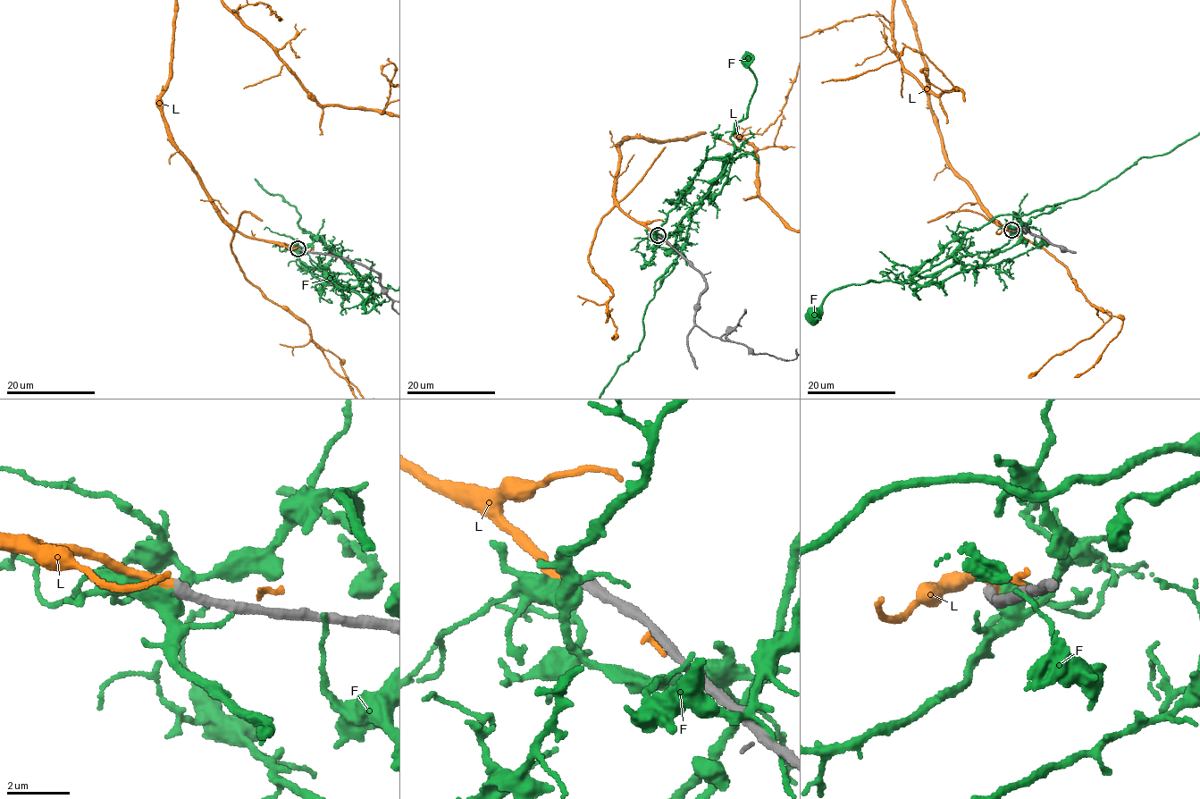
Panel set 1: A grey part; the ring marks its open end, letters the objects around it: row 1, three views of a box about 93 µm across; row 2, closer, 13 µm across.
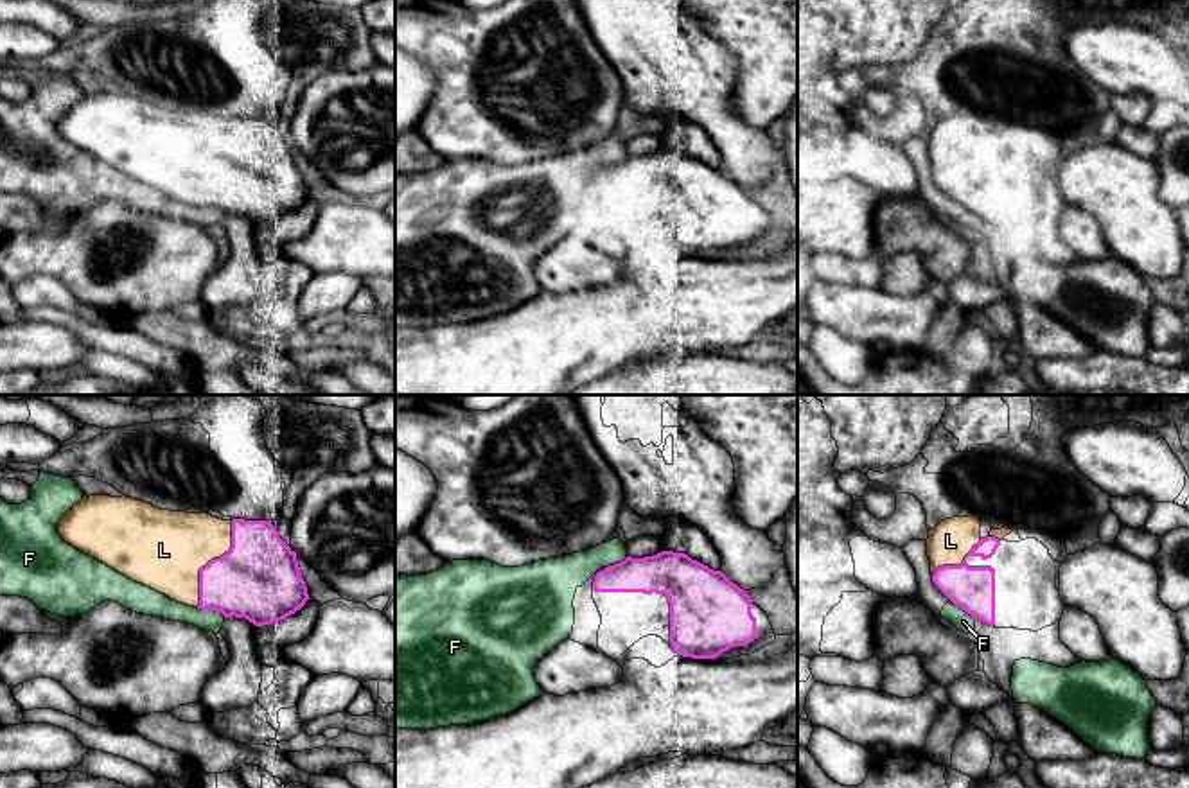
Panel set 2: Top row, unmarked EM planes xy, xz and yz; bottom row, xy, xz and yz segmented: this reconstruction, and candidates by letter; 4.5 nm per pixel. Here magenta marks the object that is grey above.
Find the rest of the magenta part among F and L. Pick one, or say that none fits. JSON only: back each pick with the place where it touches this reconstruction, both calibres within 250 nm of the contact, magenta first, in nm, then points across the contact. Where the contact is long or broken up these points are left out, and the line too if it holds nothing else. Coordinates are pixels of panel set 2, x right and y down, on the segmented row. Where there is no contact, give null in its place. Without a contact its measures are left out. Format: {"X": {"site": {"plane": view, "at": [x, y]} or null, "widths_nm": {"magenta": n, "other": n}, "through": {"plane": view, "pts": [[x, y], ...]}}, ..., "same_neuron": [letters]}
{"L": {"site": {"plane": "xy", "at": [211, 560]}, "widths_nm": {"magenta": 360, "other": 360}}, "same_neuron": ["L"]}

